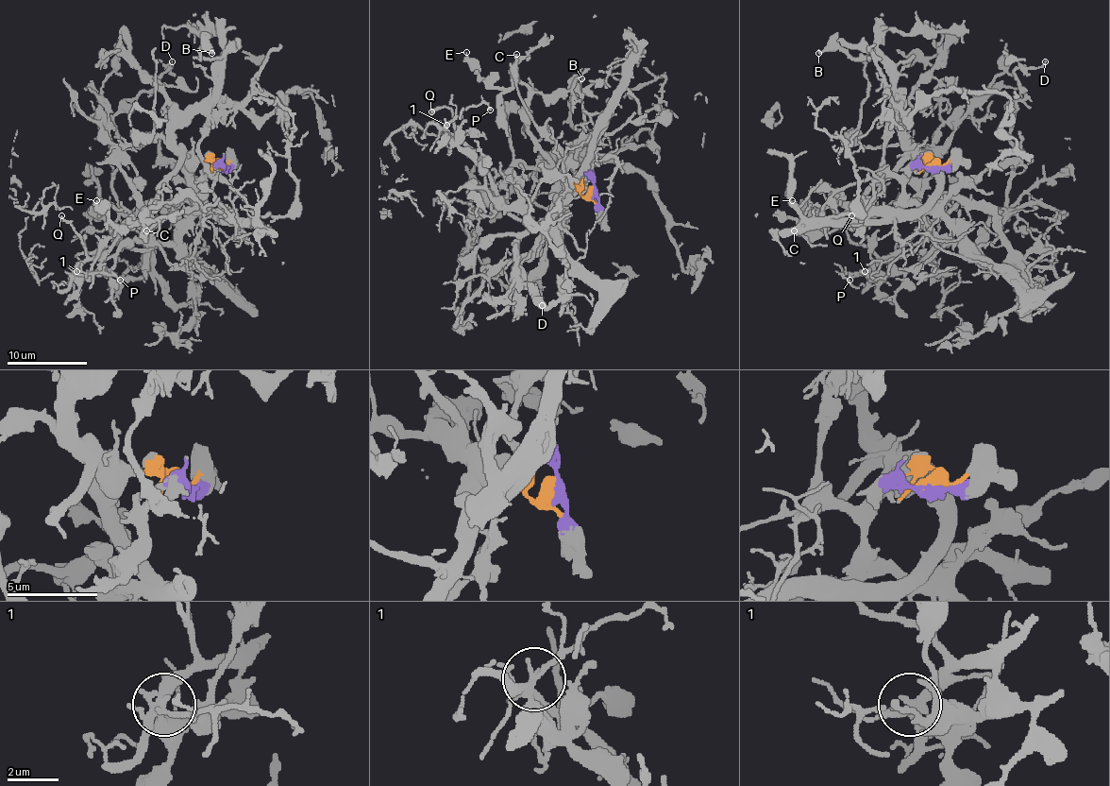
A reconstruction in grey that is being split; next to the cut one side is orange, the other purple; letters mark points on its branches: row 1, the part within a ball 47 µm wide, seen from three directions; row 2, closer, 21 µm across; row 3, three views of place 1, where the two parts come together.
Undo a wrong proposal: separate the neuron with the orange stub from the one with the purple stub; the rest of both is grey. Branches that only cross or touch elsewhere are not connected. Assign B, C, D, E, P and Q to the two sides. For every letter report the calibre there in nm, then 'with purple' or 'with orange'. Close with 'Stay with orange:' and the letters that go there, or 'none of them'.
B: 190 nm thick; with orange
C: 160 nm thick; with purple
D: 110 nm thick; with orange
E: 110 nm thick; with orange
P: 140 nm thick; with orange
Q: 220 nm thick; with orange
Stay with orange: B, D, E, P, Q

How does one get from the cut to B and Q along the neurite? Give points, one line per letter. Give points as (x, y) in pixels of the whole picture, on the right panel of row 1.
B: (931, 165), (899, 128), (899, 93), (892, 87), (892, 73), (876, 57), (848, 57), (838, 49), (817, 53)
Q: (931, 165), (922, 162), (940, 190), (965, 202), (922, 226), (899, 250), (880, 258), (848, 236), (852, 216)

